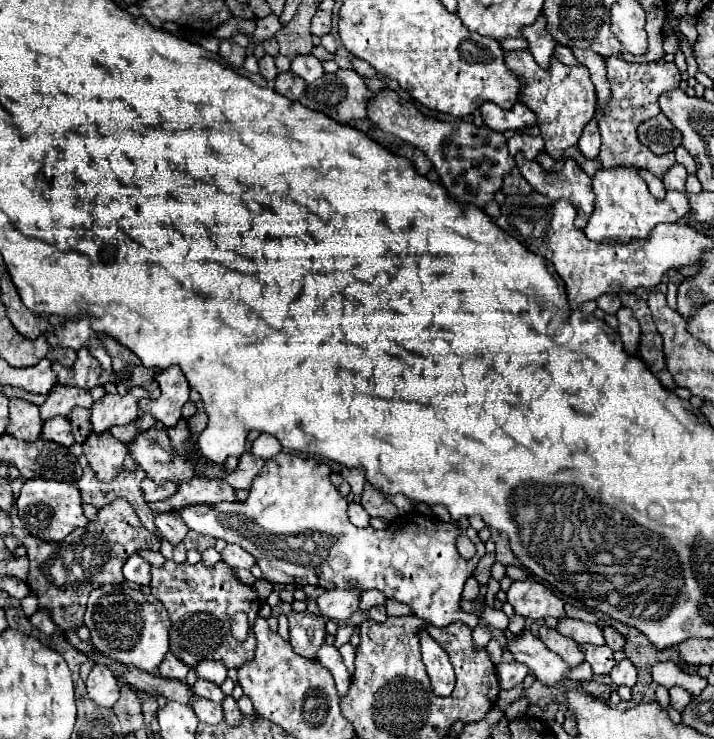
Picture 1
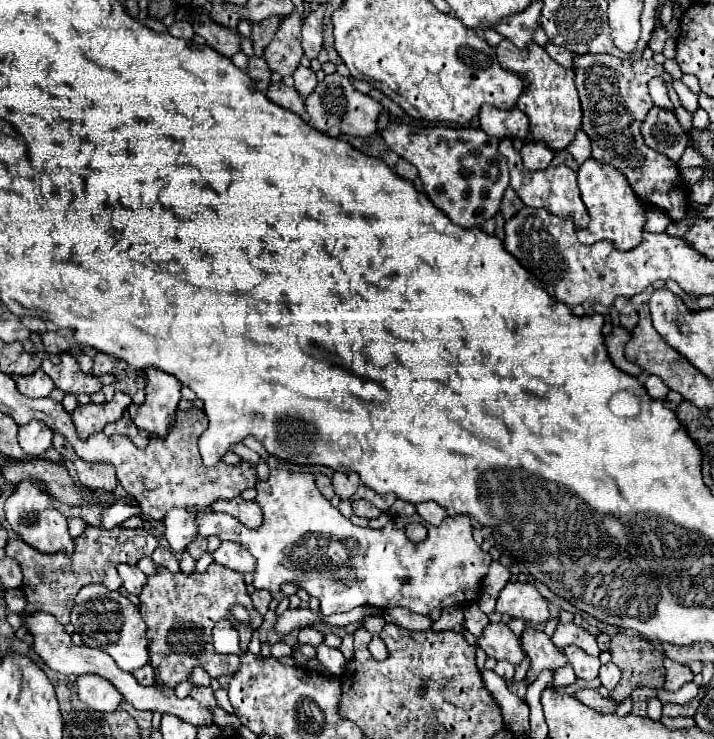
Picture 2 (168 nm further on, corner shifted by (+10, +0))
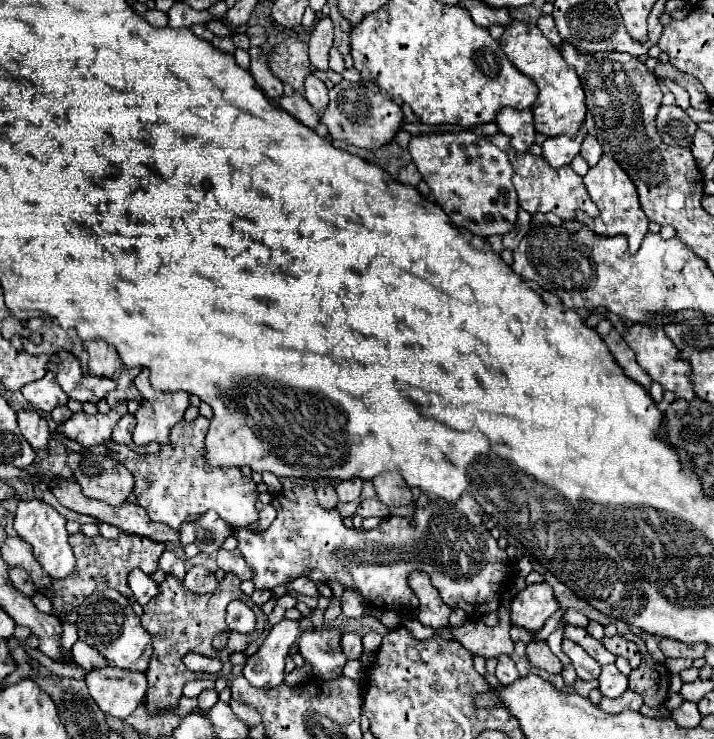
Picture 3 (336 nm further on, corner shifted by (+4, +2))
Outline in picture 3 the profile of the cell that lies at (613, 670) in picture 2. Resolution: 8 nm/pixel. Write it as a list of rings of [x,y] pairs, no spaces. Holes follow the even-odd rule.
[[[614,663],[602,667],[598,683],[604,697],[620,697],[628,689],[628,677],[622,675]]]

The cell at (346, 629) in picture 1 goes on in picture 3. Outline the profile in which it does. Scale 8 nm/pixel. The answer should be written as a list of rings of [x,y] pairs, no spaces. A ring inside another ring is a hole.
[[[344,633],[342,639],[340,639],[340,645],[342,645],[342,651],[348,659],[360,659],[360,653],[362,653],[362,637],[358,633]]]

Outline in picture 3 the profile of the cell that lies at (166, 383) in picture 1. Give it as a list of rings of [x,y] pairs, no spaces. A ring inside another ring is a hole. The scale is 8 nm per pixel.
[[[144,387],[142,395],[142,403],[134,413],[138,421],[134,429],[136,445],[146,445],[150,441],[168,443],[170,429],[184,417],[188,407],[188,393],[164,393],[154,391],[152,387]]]

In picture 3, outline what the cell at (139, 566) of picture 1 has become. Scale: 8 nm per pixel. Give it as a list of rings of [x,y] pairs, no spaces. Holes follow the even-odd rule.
[[[132,569],[128,575],[128,585],[140,605],[146,605],[158,593],[158,585],[142,569]]]

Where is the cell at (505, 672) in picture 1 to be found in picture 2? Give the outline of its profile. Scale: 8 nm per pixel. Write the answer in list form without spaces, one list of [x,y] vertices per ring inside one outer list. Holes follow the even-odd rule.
[[[498,661],[496,667],[494,667],[494,673],[506,681],[512,681],[514,677],[514,665],[512,663],[506,663],[506,661]]]

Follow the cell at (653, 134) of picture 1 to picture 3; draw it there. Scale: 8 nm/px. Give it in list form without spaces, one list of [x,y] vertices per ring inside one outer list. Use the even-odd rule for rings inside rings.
[[[676,105],[660,107],[656,127],[666,145],[680,145],[680,147],[688,147],[698,129],[696,123],[686,115],[686,111]]]

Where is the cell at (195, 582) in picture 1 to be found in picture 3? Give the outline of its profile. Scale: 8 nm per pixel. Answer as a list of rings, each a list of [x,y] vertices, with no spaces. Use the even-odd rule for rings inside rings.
[[[226,573],[226,577],[220,581],[218,589],[214,593],[208,593],[208,595],[196,595],[196,593],[190,593],[186,591],[186,587],[182,585],[180,579],[172,577],[172,575],[166,575],[166,579],[160,583],[160,593],[144,605],[144,613],[142,613],[142,625],[148,629],[148,633],[152,635],[152,647],[154,647],[154,653],[152,653],[152,661],[148,665],[148,671],[146,671],[146,677],[148,677],[148,693],[146,693],[146,703],[148,703],[148,709],[150,711],[156,711],[156,709],[174,709],[178,705],[178,699],[182,695],[182,687],[188,683],[188,681],[194,681],[194,679],[228,679],[230,673],[232,673],[232,663],[228,661],[230,653],[234,651],[244,651],[248,647],[248,643],[258,637],[258,635],[242,635],[242,633],[234,633],[228,629],[226,621],[224,621],[224,615],[226,615],[226,605],[232,601],[232,599],[244,599],[248,601],[248,605],[254,609],[254,613],[258,615],[258,635],[264,633],[264,627],[266,627],[266,621],[268,617],[262,613],[260,605],[256,605],[248,595],[244,595],[240,591],[240,579],[232,573]],[[228,631],[228,645],[226,649],[222,651],[216,651],[212,647],[212,639],[218,635],[218,633],[224,633]],[[188,653],[200,653],[200,655],[206,655],[206,657],[220,657],[224,661],[224,667],[220,673],[214,673],[214,675],[204,675],[204,673],[192,673],[190,669],[186,669],[184,665],[184,655]]]

